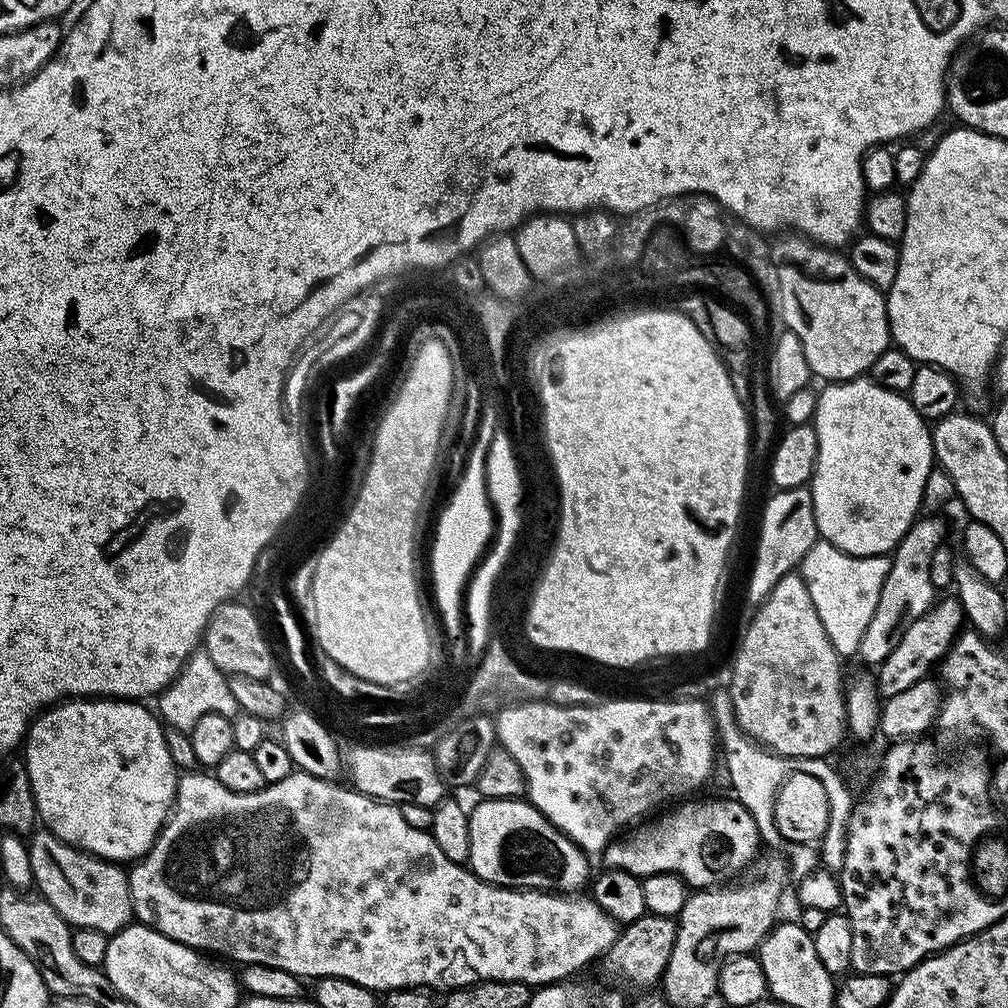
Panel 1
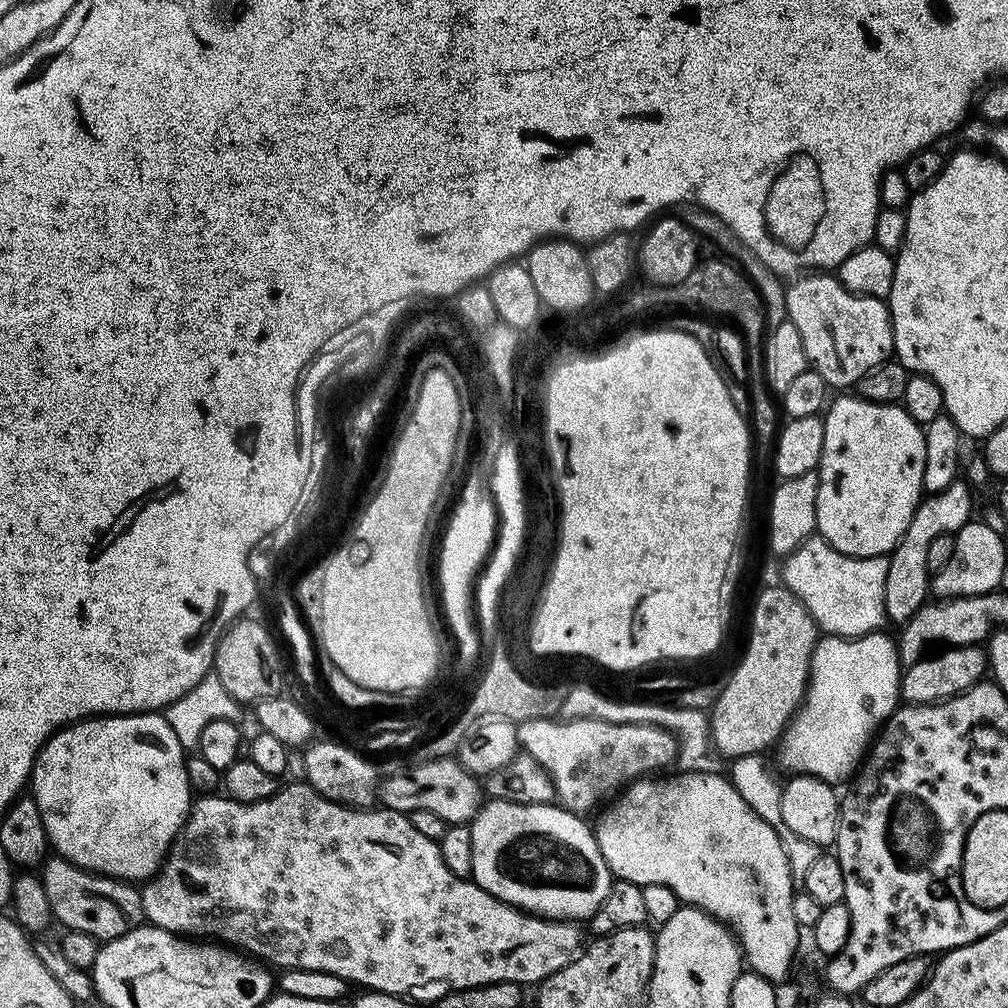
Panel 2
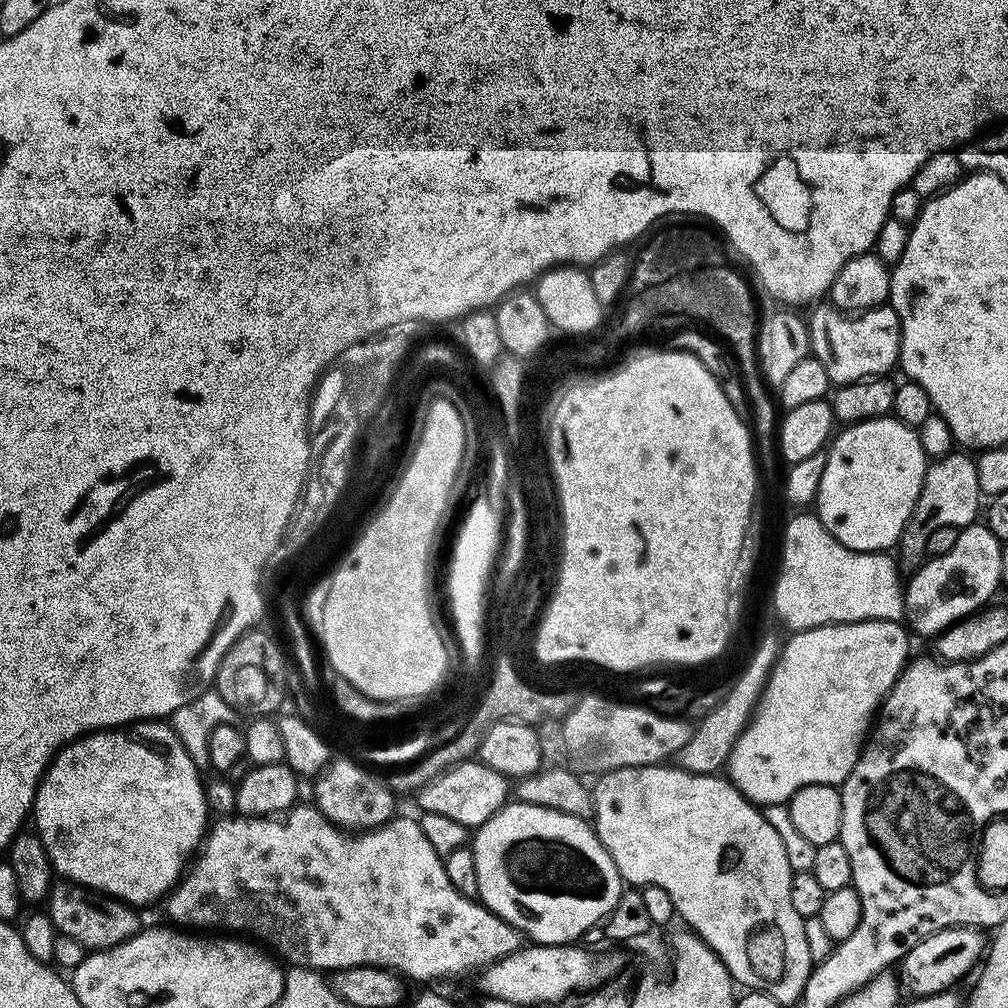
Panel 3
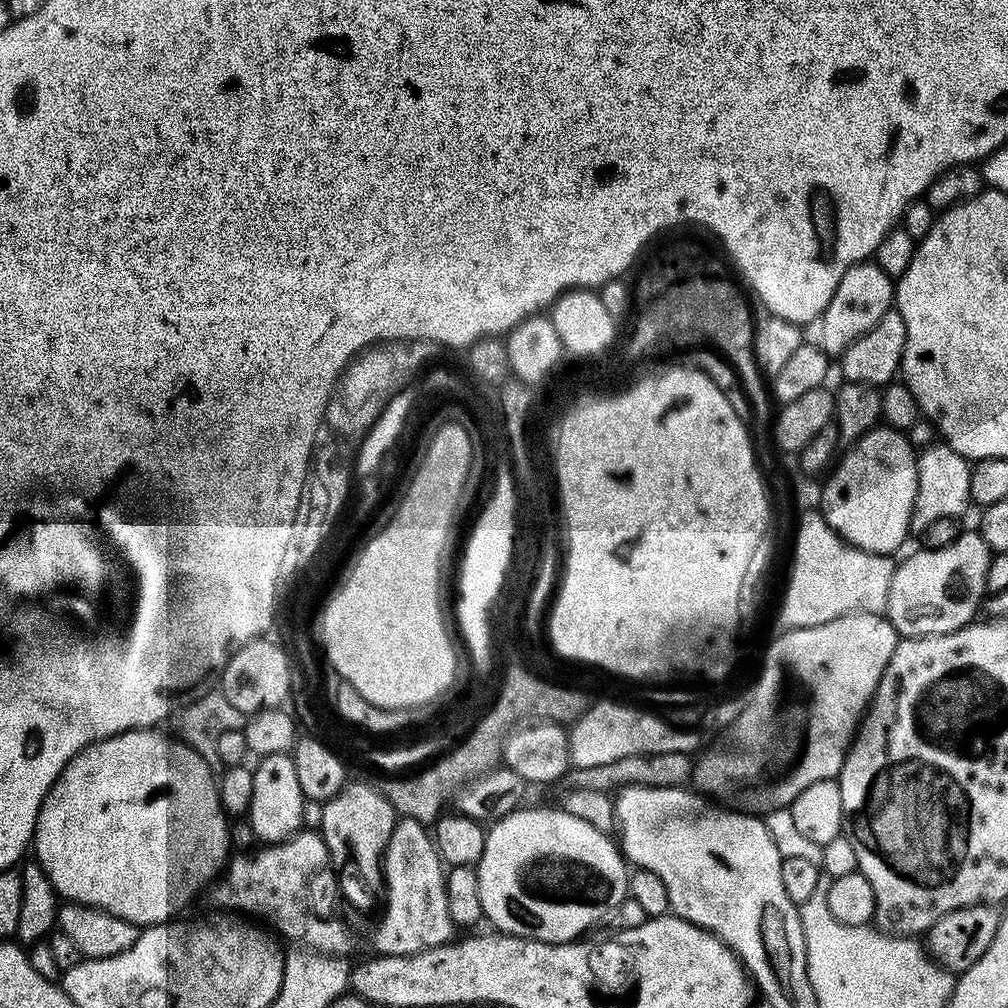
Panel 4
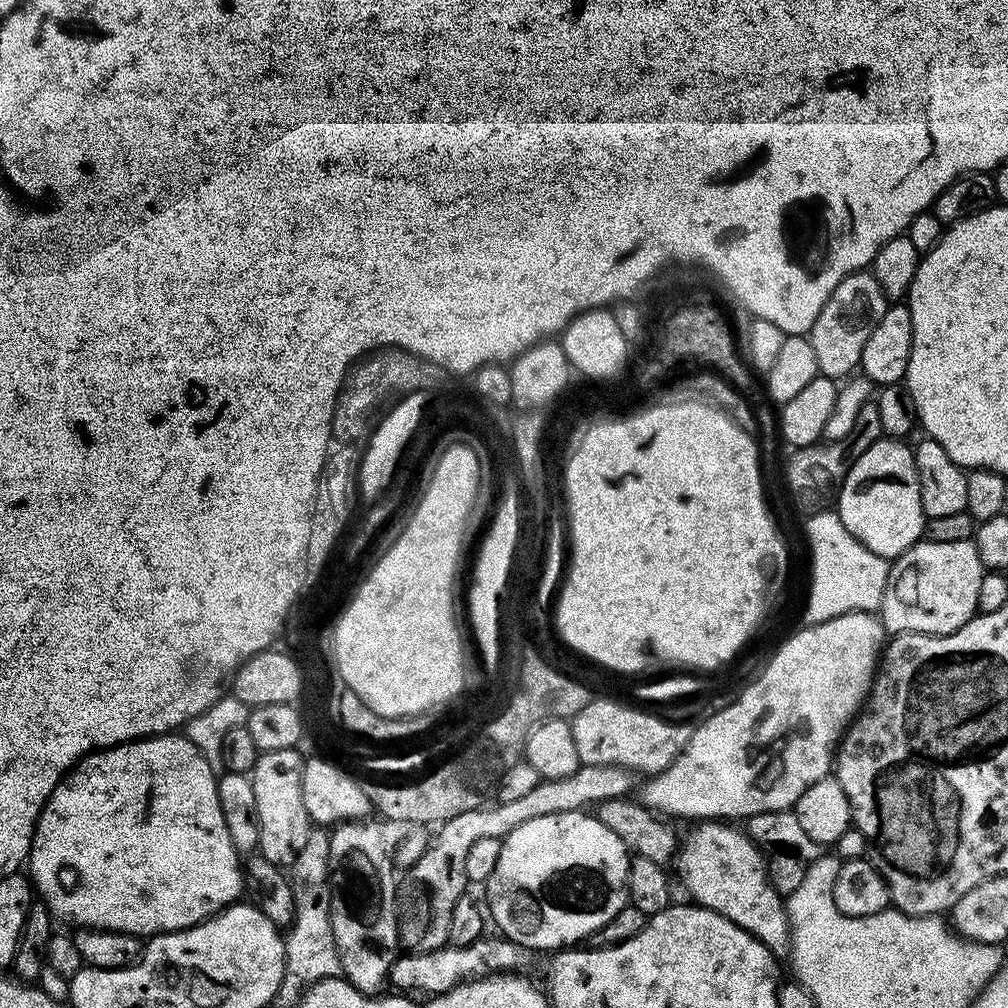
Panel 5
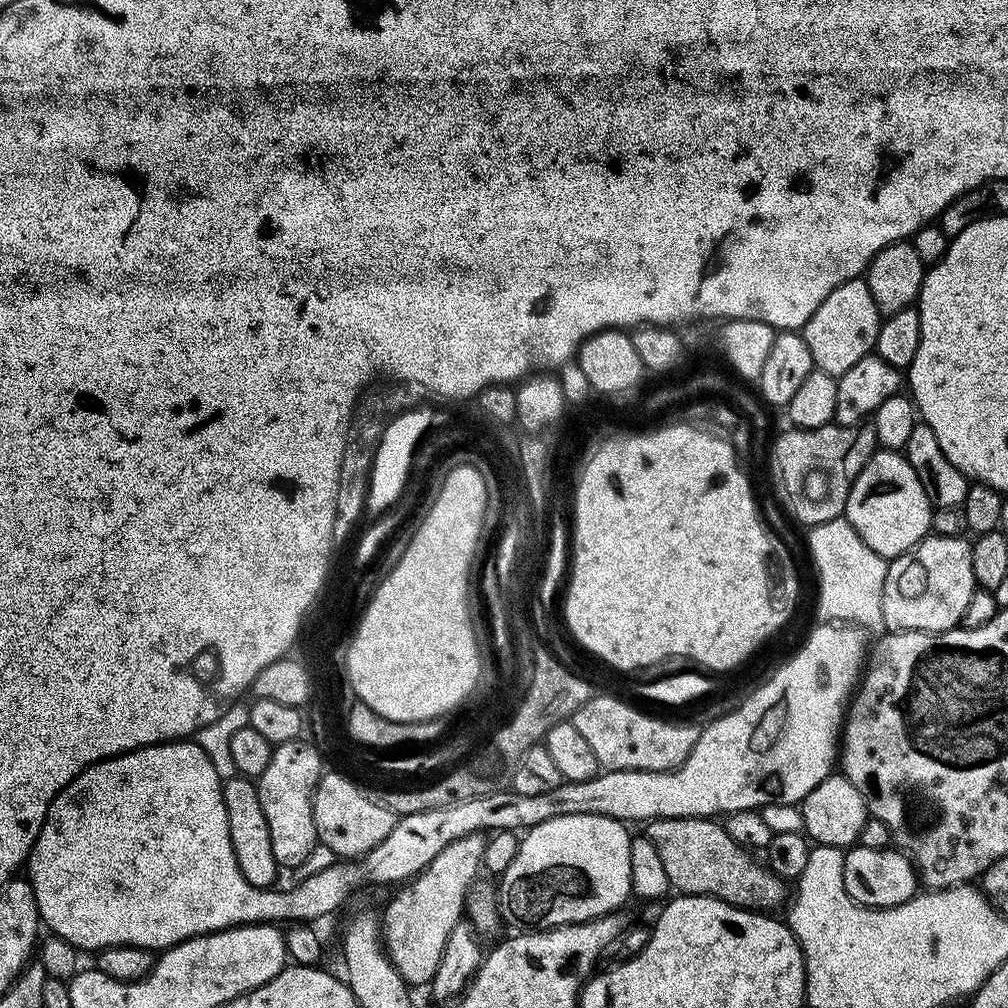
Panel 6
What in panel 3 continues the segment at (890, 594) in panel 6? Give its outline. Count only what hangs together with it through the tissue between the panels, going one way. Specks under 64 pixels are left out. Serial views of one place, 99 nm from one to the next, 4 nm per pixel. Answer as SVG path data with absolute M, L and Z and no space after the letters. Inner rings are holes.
M977 522L961 529L957 542L949 553L931 557L920 566L905 585L905 611L911 631L929 638L940 635L945 629L973 615L1001 585L1001 541L985 523Z

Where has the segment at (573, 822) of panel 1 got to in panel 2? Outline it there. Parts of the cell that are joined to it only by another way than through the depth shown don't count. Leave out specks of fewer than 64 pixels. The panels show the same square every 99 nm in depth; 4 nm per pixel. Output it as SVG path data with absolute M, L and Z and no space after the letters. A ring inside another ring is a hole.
M537 718L523 721L517 727L516 737L520 739L520 748L527 755L533 756L550 774L556 787L556 800L569 812L577 814L588 814L584 812L591 808L599 809L605 802L623 792L629 784L659 773L656 772L659 768L666 767L671 760L673 763L678 756L676 737L656 724L611 724L605 720L588 719L571 725L567 720Z

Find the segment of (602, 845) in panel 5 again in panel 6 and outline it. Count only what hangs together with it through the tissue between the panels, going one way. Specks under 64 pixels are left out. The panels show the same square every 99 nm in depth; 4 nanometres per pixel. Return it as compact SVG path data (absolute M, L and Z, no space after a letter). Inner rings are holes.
M559 816L527 829L520 841L514 862L499 877L500 904L498 916L517 933L542 932L567 924L586 923L623 909L624 899L629 899L630 846L632 836L625 825L605 816Z

